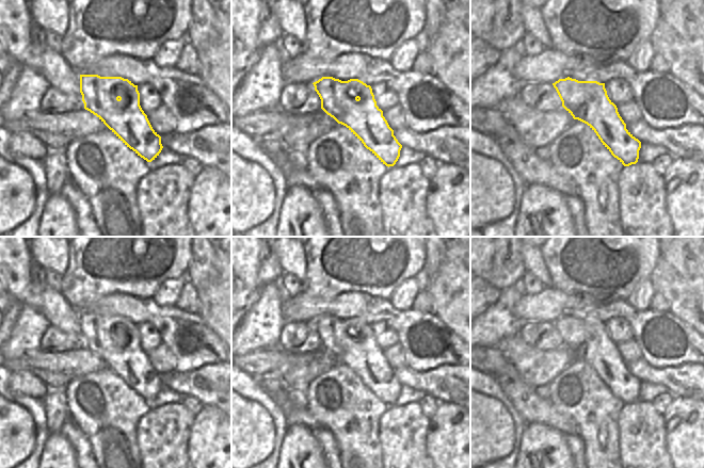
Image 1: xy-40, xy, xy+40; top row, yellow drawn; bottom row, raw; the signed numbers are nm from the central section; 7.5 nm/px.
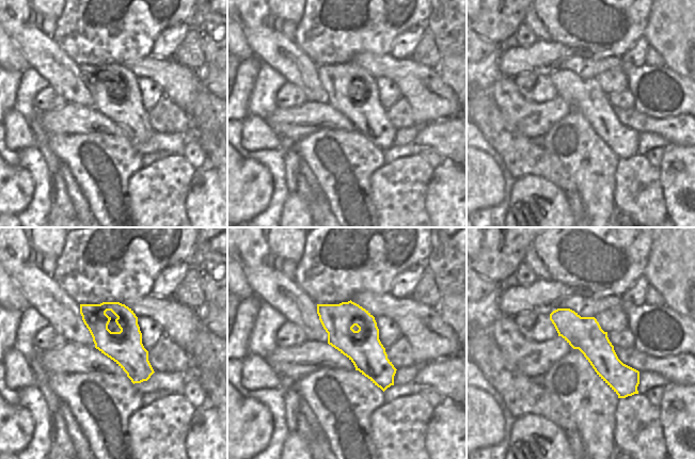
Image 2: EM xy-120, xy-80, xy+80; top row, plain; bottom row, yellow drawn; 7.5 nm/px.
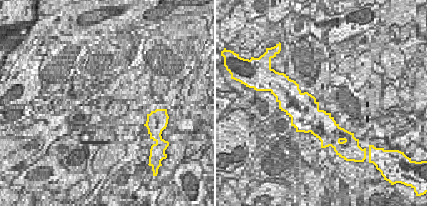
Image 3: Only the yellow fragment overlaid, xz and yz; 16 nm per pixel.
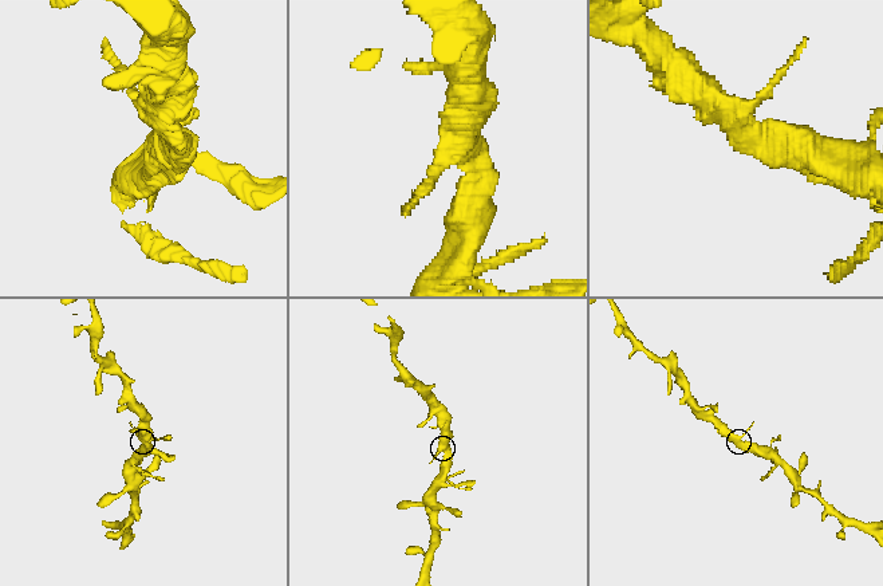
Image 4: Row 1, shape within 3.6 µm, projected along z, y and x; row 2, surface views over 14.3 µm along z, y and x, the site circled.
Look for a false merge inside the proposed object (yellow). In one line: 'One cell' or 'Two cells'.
One cell

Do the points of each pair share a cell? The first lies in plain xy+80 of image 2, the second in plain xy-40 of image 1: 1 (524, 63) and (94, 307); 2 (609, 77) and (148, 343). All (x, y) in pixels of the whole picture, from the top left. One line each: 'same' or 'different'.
1: same
2: same

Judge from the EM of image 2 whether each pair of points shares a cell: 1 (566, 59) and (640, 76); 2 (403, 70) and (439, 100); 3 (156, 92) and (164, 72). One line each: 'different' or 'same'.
1: same
2: same
3: different

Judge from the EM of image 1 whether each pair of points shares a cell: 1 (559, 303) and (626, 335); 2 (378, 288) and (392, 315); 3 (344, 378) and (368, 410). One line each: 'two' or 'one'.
1: two
2: two
3: one

